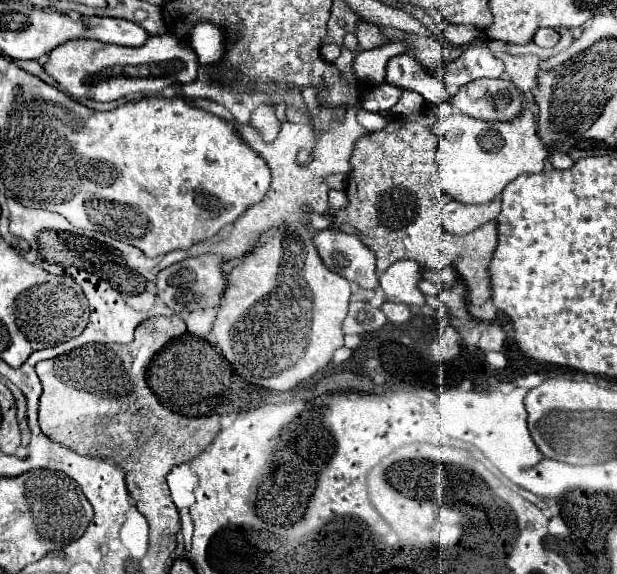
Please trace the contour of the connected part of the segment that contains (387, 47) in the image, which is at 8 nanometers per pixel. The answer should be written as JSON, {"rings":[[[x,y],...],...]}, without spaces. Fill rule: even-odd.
{"rings":[[[389,41],[385,43],[381,49],[371,49],[371,51],[363,51],[355,57],[353,69],[359,81],[371,81],[371,83],[383,83],[385,79],[385,67],[387,61],[395,55],[403,55],[411,49],[411,45],[407,41]]]}

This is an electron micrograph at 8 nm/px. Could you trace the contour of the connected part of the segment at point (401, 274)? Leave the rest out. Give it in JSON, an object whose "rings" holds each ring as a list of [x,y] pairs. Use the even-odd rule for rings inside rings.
{"rings":[[[397,261],[393,263],[385,275],[379,277],[379,283],[383,291],[387,293],[387,299],[393,303],[405,303],[405,305],[425,305],[425,295],[419,291],[417,283],[421,279],[421,267],[413,261]]]}

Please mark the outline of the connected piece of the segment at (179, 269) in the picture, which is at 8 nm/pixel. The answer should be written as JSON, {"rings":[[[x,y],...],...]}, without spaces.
{"rings":[[[217,255],[189,257],[185,261],[169,265],[163,271],[159,271],[159,275],[157,275],[157,281],[155,281],[157,297],[175,313],[195,311],[195,309],[205,309],[205,307],[217,307],[221,303],[221,297],[223,297],[223,291],[227,285],[223,267],[225,267],[225,261],[219,259]]]}

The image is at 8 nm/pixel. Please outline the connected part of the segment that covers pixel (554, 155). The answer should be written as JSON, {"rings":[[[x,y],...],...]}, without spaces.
{"rings":[[[551,149],[549,157],[551,157],[551,163],[555,169],[569,169],[573,165],[573,159],[567,153],[559,153],[557,149]]]}

